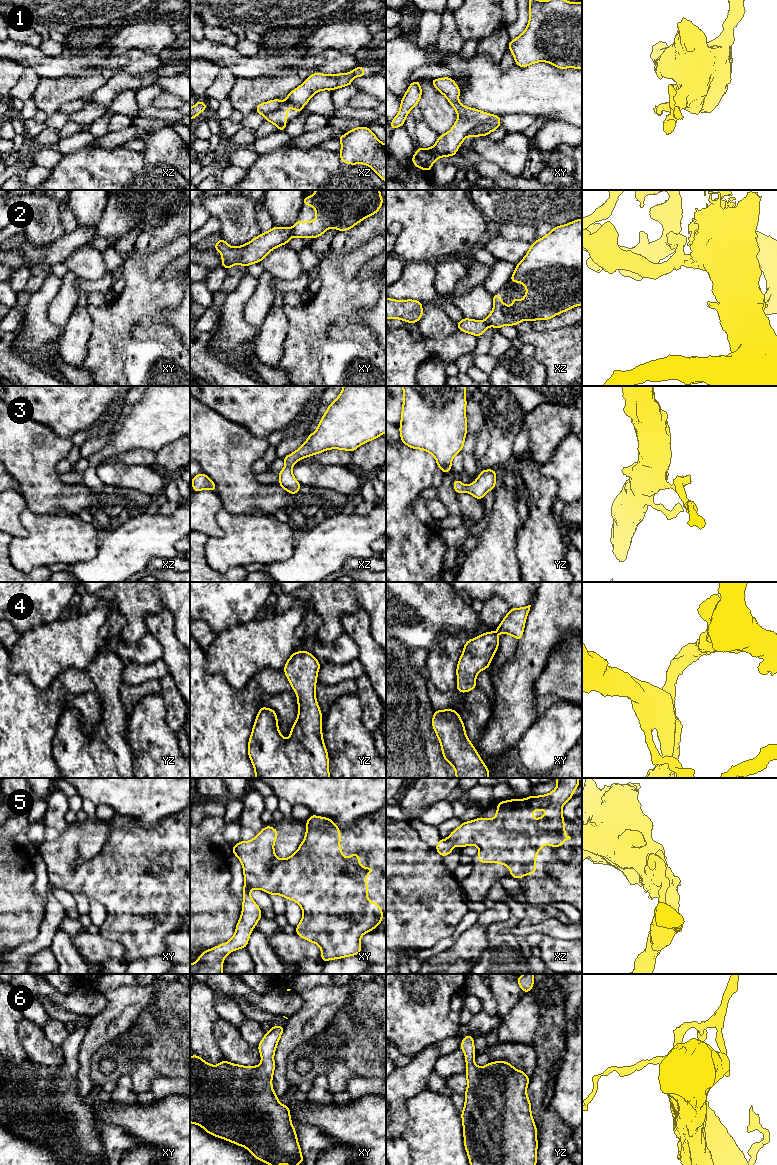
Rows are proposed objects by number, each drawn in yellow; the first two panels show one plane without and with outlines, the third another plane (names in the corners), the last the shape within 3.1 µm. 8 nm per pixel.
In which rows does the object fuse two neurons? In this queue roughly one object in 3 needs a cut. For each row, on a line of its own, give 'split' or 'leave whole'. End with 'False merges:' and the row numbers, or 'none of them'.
1: split
2: split
3: leave whole
4: leave whole
5: split
6: leave whole
False merges: 1, 2, 5

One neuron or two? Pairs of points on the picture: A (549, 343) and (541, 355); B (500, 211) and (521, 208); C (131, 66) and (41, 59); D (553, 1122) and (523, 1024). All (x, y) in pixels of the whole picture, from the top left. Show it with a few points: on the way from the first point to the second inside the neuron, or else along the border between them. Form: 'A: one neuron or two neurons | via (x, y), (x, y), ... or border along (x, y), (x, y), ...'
A: one neuron | via (549, 346), (543, 352)
B: one neuron | via (505, 208), (516, 208)
C: one neuron | via (109, 62), (63, 63)
D: two neurons | border along (539, 1022), (533, 1046)

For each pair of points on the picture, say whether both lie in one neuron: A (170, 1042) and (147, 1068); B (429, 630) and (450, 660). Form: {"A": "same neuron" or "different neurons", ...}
{"A": "same neuron", "B": "different neurons"}

